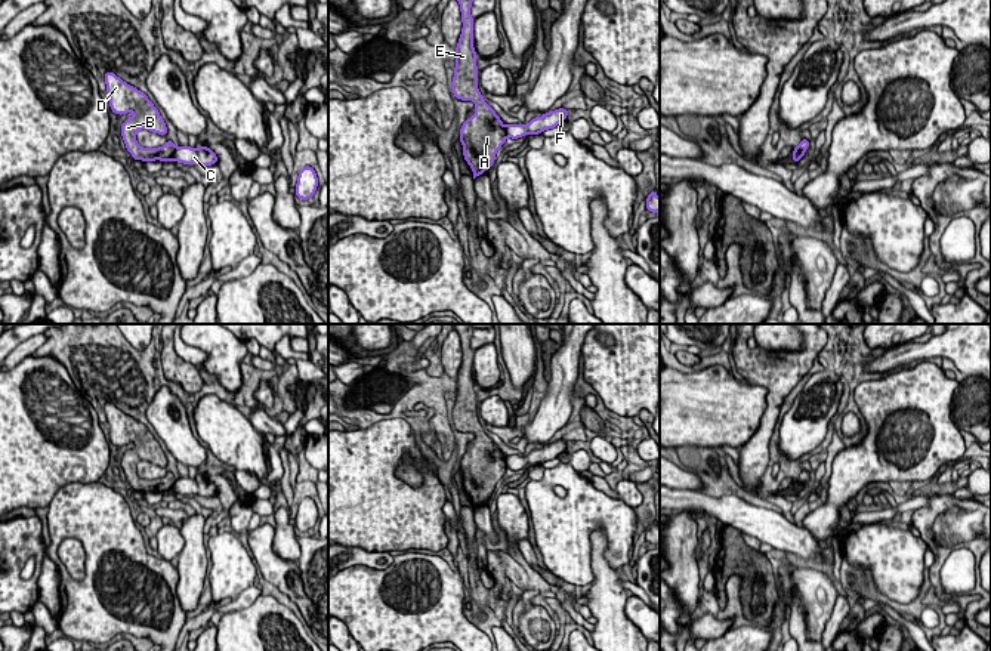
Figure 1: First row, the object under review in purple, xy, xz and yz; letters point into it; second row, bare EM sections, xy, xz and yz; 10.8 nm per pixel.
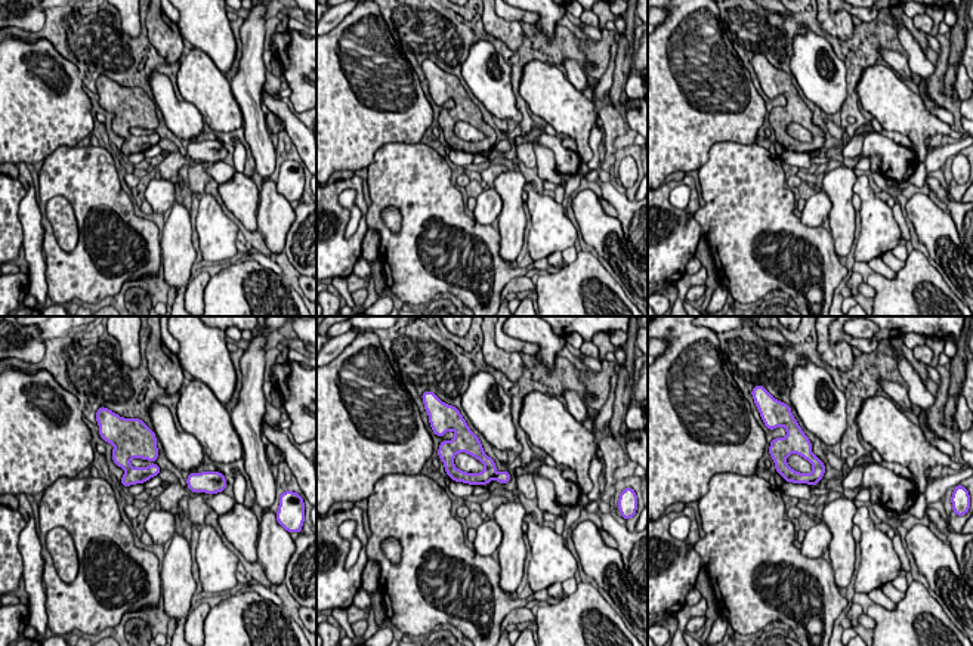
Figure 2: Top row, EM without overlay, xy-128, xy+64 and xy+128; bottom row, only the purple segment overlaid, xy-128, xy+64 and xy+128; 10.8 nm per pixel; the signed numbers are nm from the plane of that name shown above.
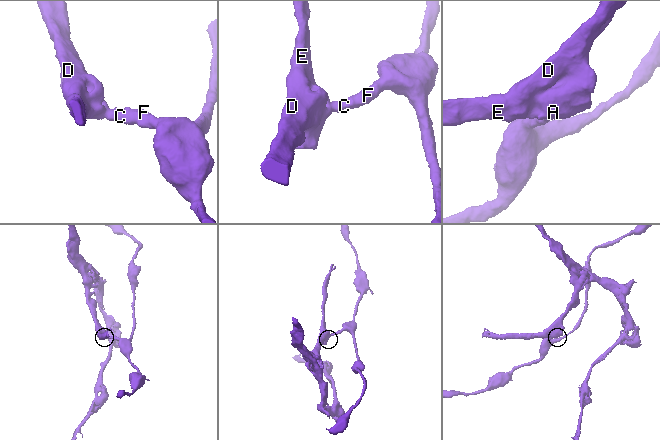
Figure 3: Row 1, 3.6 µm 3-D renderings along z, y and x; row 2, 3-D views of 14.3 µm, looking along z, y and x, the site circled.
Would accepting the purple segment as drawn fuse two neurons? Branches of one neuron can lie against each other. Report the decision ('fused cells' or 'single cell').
fused cells

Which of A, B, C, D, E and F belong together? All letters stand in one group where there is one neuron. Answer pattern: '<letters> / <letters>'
A B D E / C F

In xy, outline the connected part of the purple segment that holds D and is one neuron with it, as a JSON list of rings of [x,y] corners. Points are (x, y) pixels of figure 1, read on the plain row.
[[[106,402],[104,410],[109,426],[111,442],[118,447],[130,442],[135,444],[135,447],[124,451],[120,459],[123,472],[127,482],[132,485],[132,490],[142,493],[170,493],[177,479],[173,472],[169,470],[158,479],[143,479],[136,472],[136,466],[141,460],[146,460],[161,468],[167,466],[166,454],[148,428],[111,402]]]

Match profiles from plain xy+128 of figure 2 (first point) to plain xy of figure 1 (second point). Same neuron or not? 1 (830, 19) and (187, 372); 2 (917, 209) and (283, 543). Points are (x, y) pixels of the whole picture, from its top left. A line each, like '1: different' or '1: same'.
1: same
2: different

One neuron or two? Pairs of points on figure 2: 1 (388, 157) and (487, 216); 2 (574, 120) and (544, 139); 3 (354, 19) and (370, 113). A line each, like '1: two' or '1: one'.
1: two
2: two
3: one

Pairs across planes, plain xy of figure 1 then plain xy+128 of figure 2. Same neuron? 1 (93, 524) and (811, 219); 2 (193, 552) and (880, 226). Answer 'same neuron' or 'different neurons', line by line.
1: different neurons
2: different neurons

